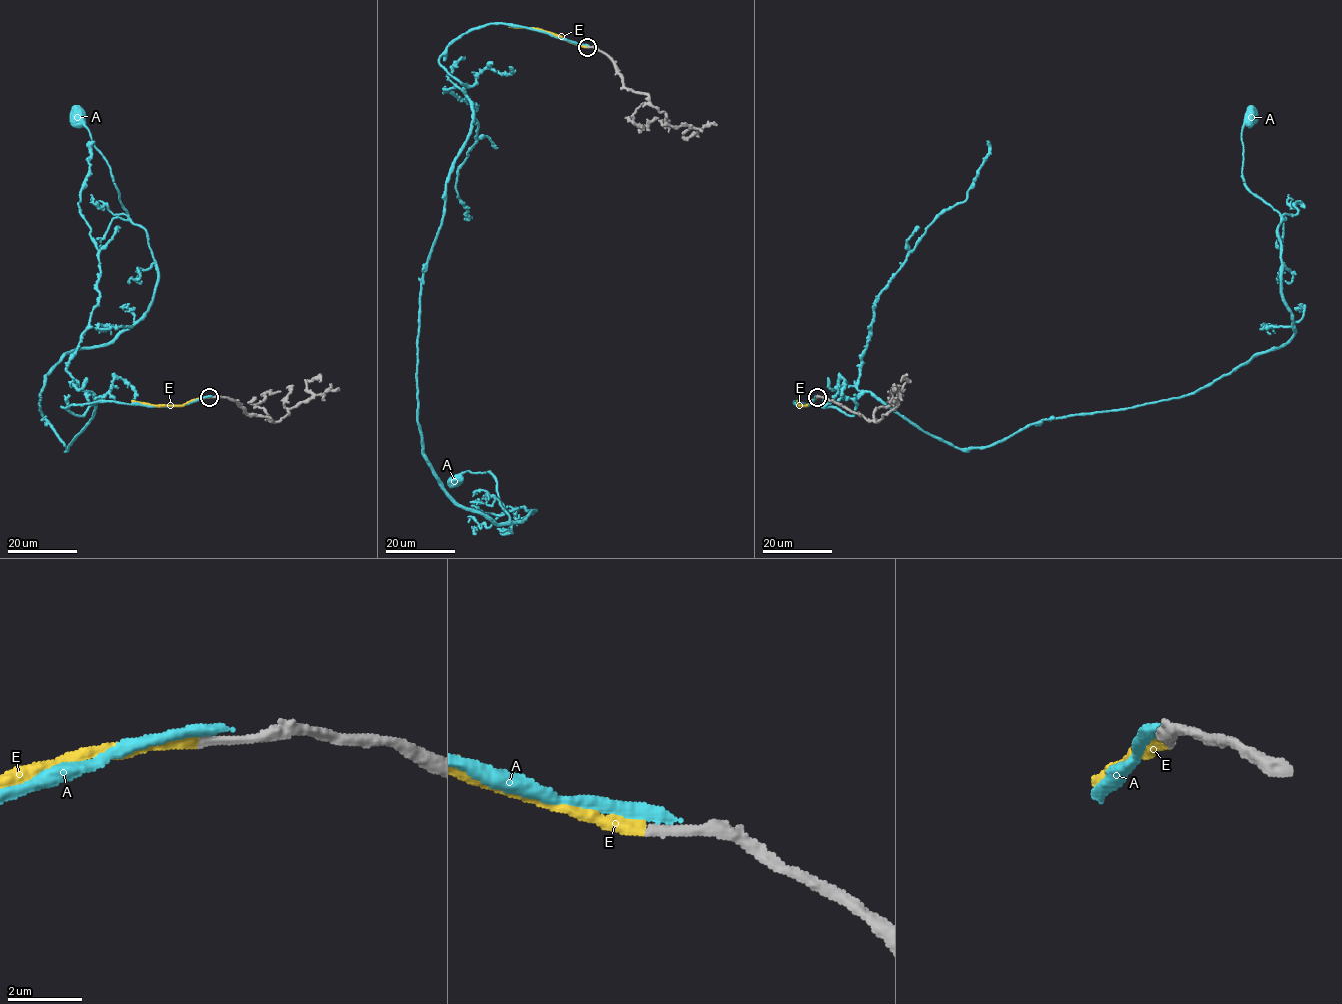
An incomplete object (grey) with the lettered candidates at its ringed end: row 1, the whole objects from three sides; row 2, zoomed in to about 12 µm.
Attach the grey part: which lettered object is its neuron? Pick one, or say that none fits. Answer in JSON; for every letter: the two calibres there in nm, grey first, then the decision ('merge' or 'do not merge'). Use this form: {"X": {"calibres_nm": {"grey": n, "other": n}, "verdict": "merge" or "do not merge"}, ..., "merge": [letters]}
{"A": {"calibres_nm": {"grey": 280, "other": 380}, "verdict": "do not merge"}, "E": {"calibres_nm": {"grey": 260, "other": 320}, "verdict": "merge"}, "merge": ["E"]}

